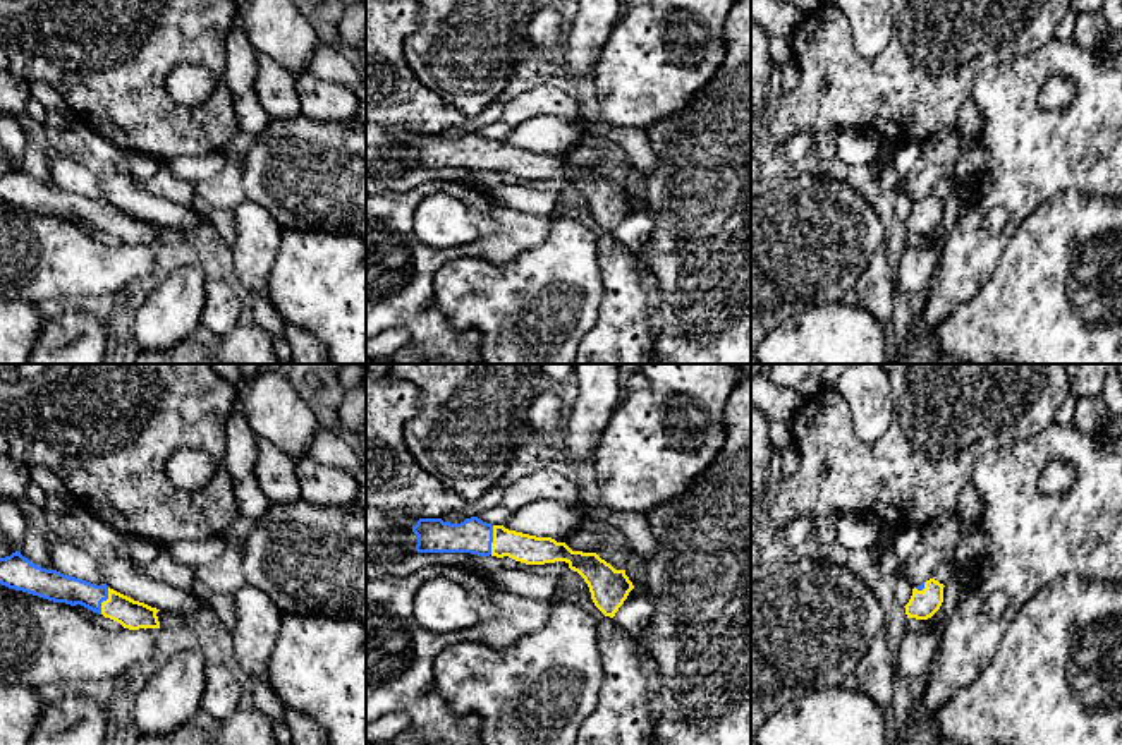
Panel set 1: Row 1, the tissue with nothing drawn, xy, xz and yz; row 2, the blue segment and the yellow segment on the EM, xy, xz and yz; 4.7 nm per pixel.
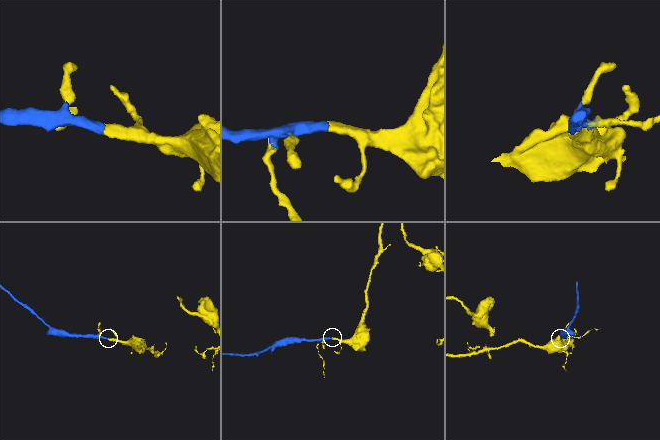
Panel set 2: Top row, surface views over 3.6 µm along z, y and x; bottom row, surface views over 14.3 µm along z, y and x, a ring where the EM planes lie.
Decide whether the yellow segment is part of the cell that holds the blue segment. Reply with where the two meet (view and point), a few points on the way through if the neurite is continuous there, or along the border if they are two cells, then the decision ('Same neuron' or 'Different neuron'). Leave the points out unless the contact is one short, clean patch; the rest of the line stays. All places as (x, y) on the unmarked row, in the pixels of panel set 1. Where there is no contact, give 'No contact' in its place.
Touches blue at xy (103, 215). Same neuron

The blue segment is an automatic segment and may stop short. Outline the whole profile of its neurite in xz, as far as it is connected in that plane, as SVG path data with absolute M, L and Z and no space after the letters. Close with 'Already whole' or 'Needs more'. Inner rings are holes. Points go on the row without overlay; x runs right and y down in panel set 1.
M478 132L460 139L442 134L419 134L412 141L418 151L418 168L471 168L478 172L509 172L526 180L565 177L589 203L595 221L613 233L634 204L625 185L615 185L596 168L572 167L565 158L536 153L503 141L491 141Z. Needs more

